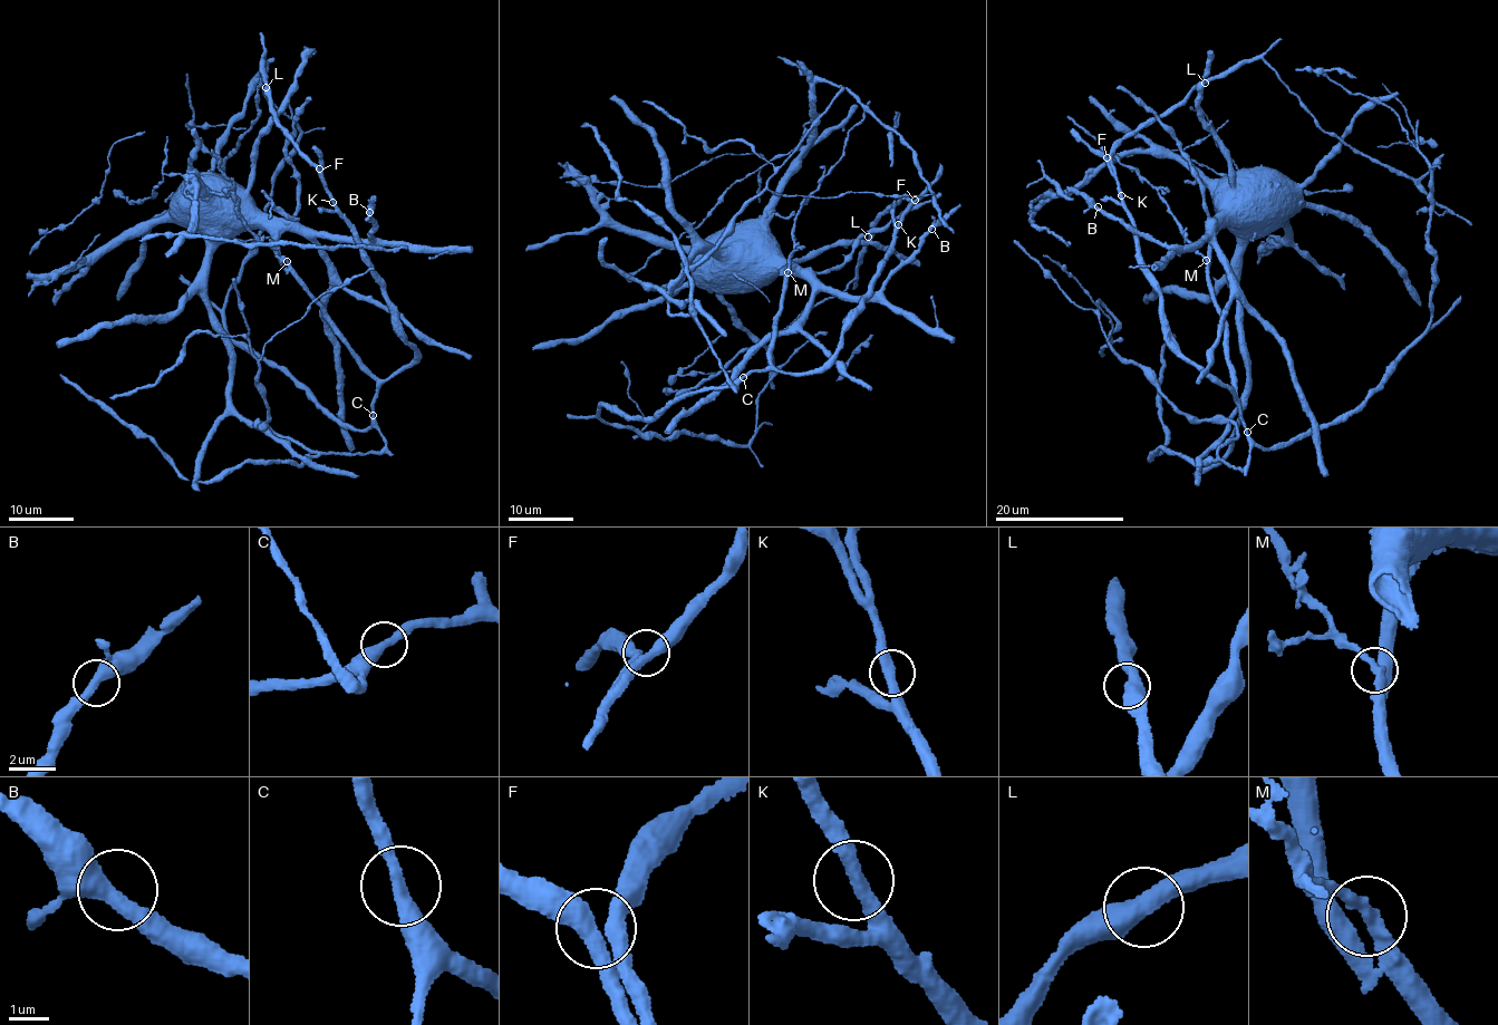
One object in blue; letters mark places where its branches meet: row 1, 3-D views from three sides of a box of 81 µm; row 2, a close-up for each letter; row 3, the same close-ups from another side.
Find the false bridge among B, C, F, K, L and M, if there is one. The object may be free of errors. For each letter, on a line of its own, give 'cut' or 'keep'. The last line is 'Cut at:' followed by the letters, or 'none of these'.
B: keep
C: keep
F: keep
K: keep
L: keep
M: cut
Cut at: M

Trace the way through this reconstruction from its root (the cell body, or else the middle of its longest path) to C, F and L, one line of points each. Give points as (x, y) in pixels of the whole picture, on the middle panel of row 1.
C: (769, 255), (773, 250), (786, 268), (780, 270), (784, 283), (766, 351), (769, 365), (743, 377)
F: (769, 255), (786, 268), (774, 368), (809, 374), (869, 298), (915, 200)
L: (769, 255), (786, 268), (774, 368), (809, 374), (869, 298), (910, 201), (879, 213), (868, 237)

